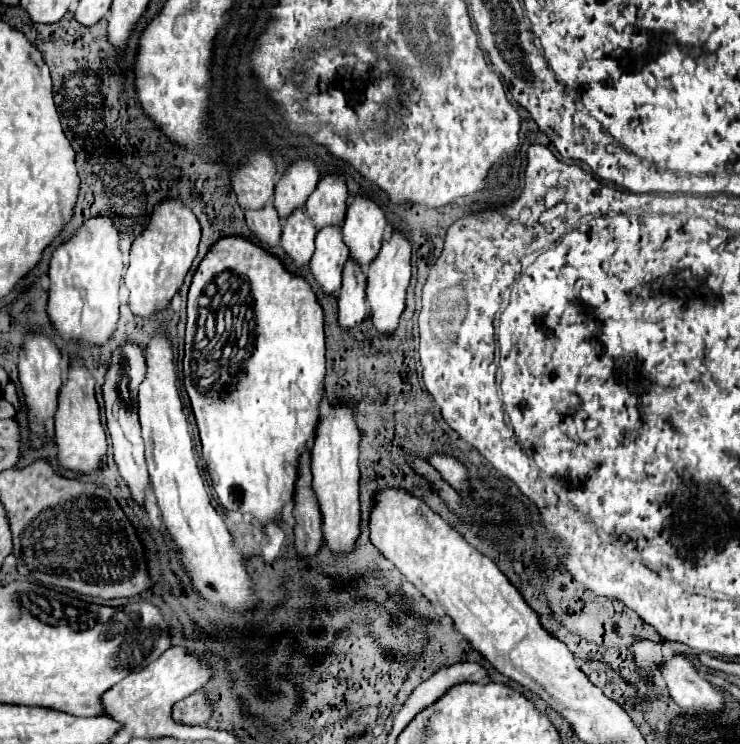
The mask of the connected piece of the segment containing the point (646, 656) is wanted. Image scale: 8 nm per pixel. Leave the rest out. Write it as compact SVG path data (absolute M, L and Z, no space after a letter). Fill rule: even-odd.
M636 636L634 644L632 644L632 652L634 652L634 664L638 668L636 672L638 672L640 680L644 684L652 684L656 664L660 664L660 660L664 660L662 646L658 642L644 640L644 638Z

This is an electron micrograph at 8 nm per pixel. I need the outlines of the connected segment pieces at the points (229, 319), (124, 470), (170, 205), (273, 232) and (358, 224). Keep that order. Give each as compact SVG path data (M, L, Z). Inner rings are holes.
M230 236L218 240L206 258L200 262L190 292L188 292L188 322L186 322L186 352L184 352L184 390L190 398L192 412L196 416L196 426L202 440L202 458L210 474L212 486L218 494L218 500L224 508L238 508L238 512L250 512L252 518L266 528L270 522L280 520L286 504L292 504L292 492L296 492L296 476L300 474L300 452L310 448L316 438L316 428L320 420L320 404L326 378L326 346L324 346L324 314L316 302L316 294L304 278L292 276L284 266L264 252L262 248L250 244L244 238Z
M126 344L112 354L110 368L106 372L106 382L102 386L104 404L106 404L106 426L112 438L112 446L114 446L114 462L118 466L120 476L126 480L130 488L130 498L140 508L144 508L146 490L150 488L146 458L144 458L144 442L142 442L140 420L138 420L138 404L136 404L138 386L144 382L144 370L146 370L146 360L144 360L142 350L138 346Z
M176 200L162 202L154 208L148 228L134 240L130 250L130 266L124 274L124 284L130 292L130 310L138 318L150 318L168 308L174 294L182 288L184 278L198 254L200 224L184 204Z
M272 204L264 206L258 212L248 212L246 214L246 224L248 224L250 232L258 238L258 242L264 248L278 246L282 226L280 226L280 218L278 218L278 214L276 214Z
M356 196L350 200L342 226L344 244L350 250L350 260L356 260L358 266L370 266L382 248L384 230L386 218L380 206L376 206L366 196Z

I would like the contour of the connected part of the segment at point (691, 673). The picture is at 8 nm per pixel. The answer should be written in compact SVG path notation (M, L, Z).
M674 656L672 660L666 660L660 674L666 680L670 696L682 710L706 716L714 716L716 712L724 710L722 692L706 682L688 658Z

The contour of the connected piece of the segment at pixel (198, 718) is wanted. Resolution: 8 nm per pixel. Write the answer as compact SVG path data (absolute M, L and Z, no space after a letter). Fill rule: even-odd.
M196 692L172 706L172 720L182 726L202 726L212 714L210 702L204 694Z

